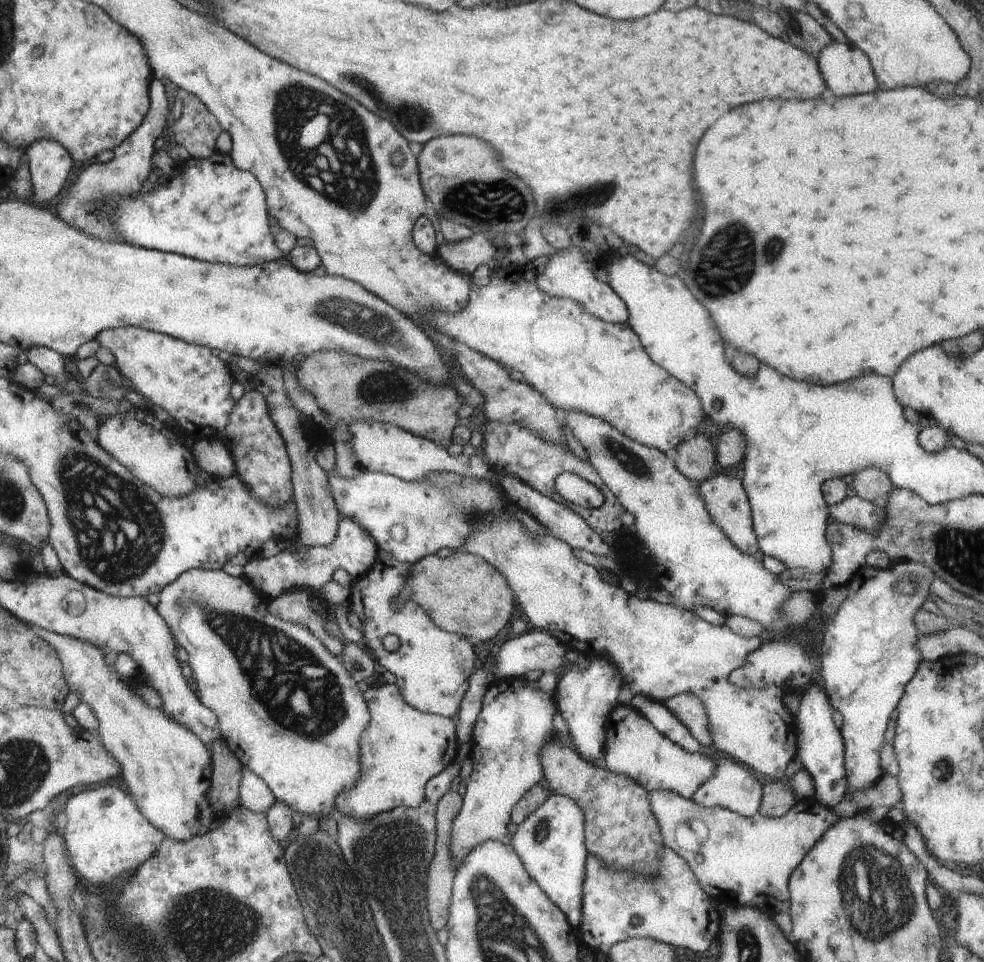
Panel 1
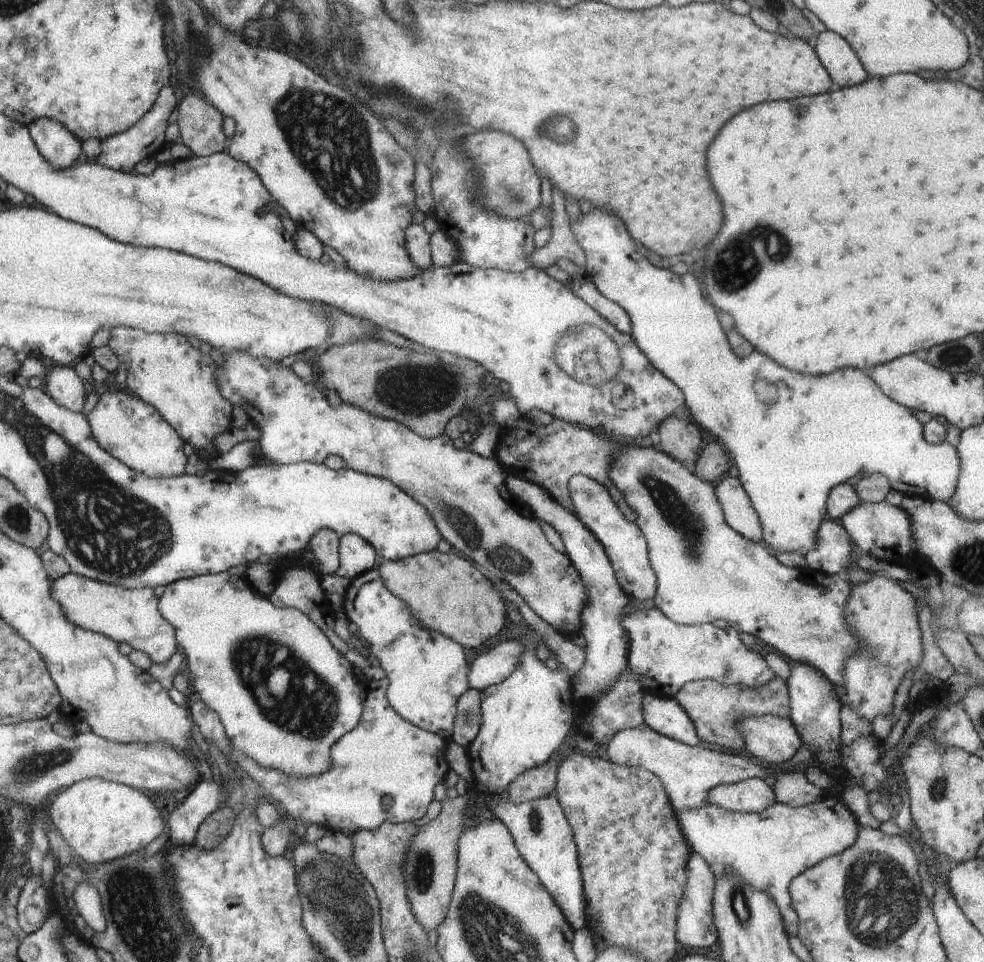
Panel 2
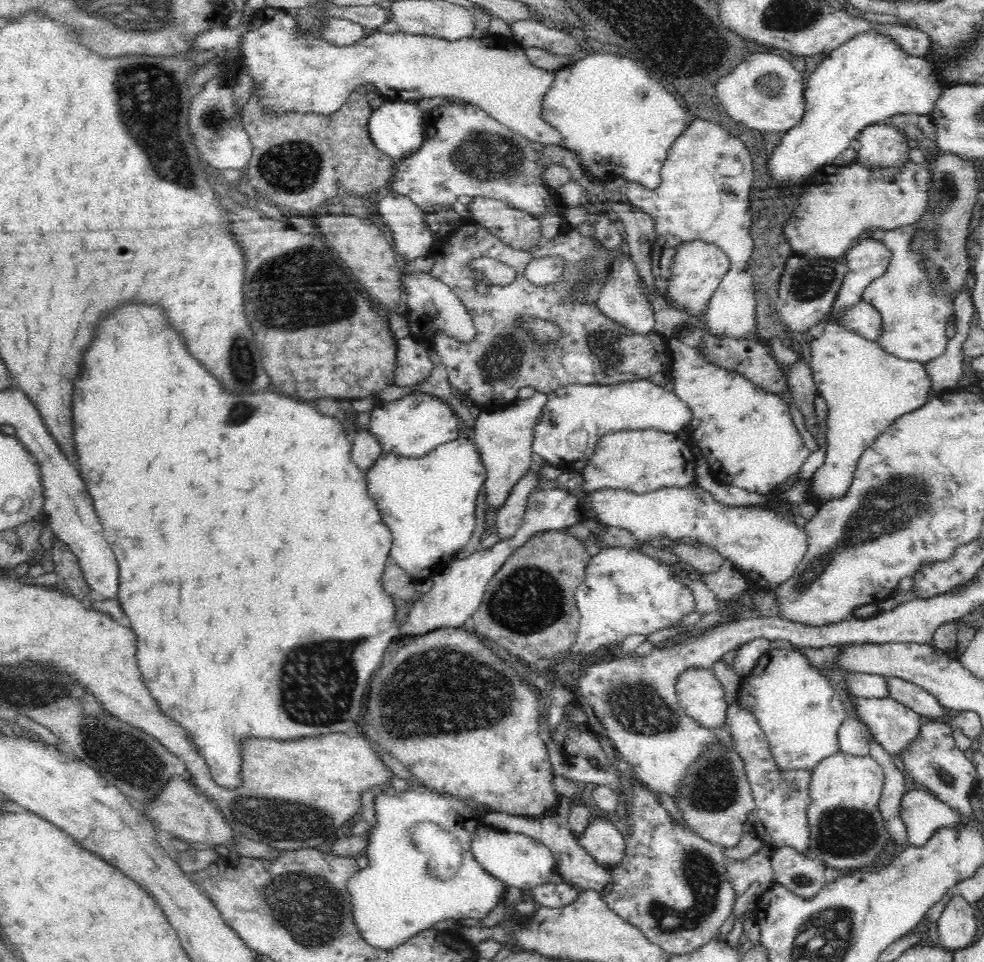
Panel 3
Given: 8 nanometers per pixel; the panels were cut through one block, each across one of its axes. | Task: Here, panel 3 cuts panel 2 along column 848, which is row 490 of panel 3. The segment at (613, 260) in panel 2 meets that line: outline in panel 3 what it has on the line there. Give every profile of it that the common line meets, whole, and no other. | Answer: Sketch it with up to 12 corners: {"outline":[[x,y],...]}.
{"outline":[[471,438],[382,452],[367,493],[390,563],[421,582],[471,539],[487,470]]}

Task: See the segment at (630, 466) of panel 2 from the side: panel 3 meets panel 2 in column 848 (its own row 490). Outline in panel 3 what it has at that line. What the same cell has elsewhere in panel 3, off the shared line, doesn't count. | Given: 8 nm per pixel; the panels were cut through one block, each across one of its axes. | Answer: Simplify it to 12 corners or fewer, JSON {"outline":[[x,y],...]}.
{"outline":[[620,430],[600,438],[580,494],[644,494],[695,481],[677,433]]}

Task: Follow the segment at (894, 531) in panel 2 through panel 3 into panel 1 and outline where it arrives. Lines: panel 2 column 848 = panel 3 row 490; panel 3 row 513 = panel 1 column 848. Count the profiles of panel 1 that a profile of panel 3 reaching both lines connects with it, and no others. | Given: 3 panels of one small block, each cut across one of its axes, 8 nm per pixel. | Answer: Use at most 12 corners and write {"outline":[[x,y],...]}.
{"outline":[[860,496],[828,506],[837,523],[878,532],[886,510]]}

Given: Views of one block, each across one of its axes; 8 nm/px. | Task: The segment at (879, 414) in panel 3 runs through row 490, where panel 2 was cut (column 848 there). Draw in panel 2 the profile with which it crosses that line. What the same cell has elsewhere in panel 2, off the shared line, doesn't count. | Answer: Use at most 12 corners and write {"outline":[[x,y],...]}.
{"outline":[[839,797],[737,813],[676,811],[717,881],[732,872],[798,934],[789,886],[844,852],[858,823]]}

